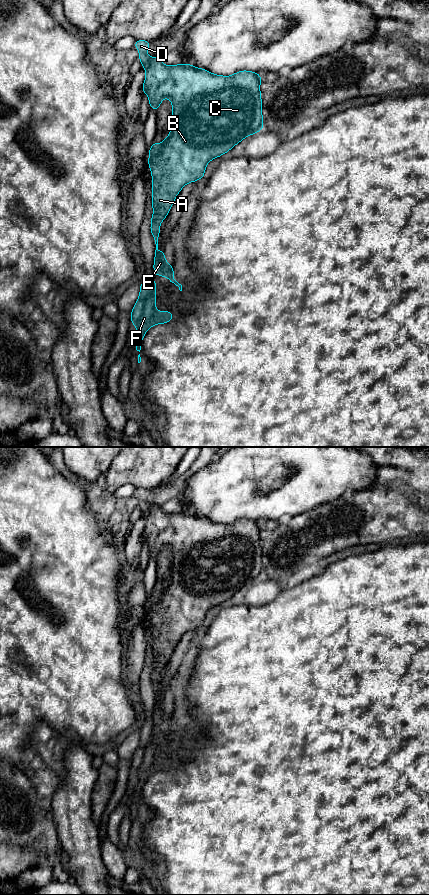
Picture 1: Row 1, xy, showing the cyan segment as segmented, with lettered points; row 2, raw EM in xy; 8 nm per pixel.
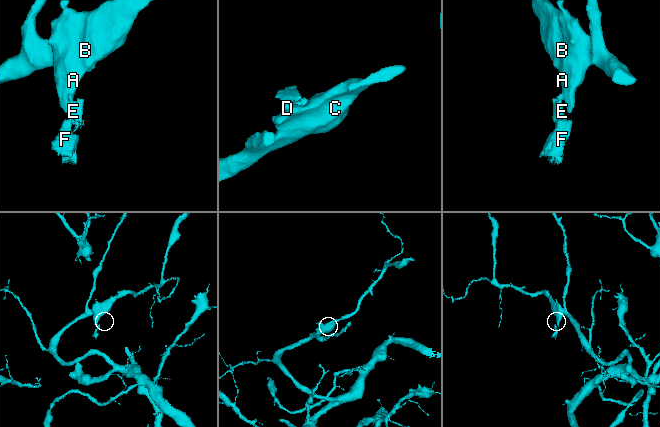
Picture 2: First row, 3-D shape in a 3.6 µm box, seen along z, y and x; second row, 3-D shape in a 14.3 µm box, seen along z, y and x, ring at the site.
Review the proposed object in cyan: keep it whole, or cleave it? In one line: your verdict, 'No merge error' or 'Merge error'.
Merge error

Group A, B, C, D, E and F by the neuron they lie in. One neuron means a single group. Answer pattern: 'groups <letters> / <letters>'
groups A B C D / E F

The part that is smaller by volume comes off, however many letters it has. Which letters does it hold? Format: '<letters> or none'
E, F

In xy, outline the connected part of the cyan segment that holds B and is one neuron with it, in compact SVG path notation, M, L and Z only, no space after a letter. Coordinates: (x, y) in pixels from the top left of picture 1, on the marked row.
M136 40L134 47L139 51L139 60L146 72L142 91L148 96L149 105L156 112L164 98L172 103L171 129L168 137L160 144L152 143L148 151L148 166L152 176L152 208L151 233L160 232L160 224L181 191L188 183L205 177L207 164L230 151L235 145L249 135L254 135L264 128L261 99L261 75L253 71L242 70L230 76L216 75L206 69L196 68L191 64L165 65L159 58L150 57L147 50L150 41Z

